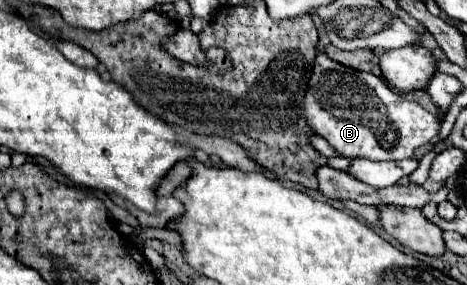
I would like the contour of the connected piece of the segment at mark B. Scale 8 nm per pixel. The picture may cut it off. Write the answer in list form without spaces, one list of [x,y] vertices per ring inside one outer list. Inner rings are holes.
[[[317,53],[315,57],[309,85],[303,97],[303,111],[305,111],[305,121],[309,129],[317,133],[319,137],[327,139],[329,145],[337,151],[337,155],[347,157],[347,159],[355,159],[355,157],[367,157],[371,161],[417,159],[415,151],[423,145],[429,145],[431,139],[441,129],[441,121],[437,121],[433,113],[429,113],[415,101],[403,99],[385,81],[381,81],[381,77],[373,73],[365,73],[365,71],[353,71],[329,59],[325,53]]]

